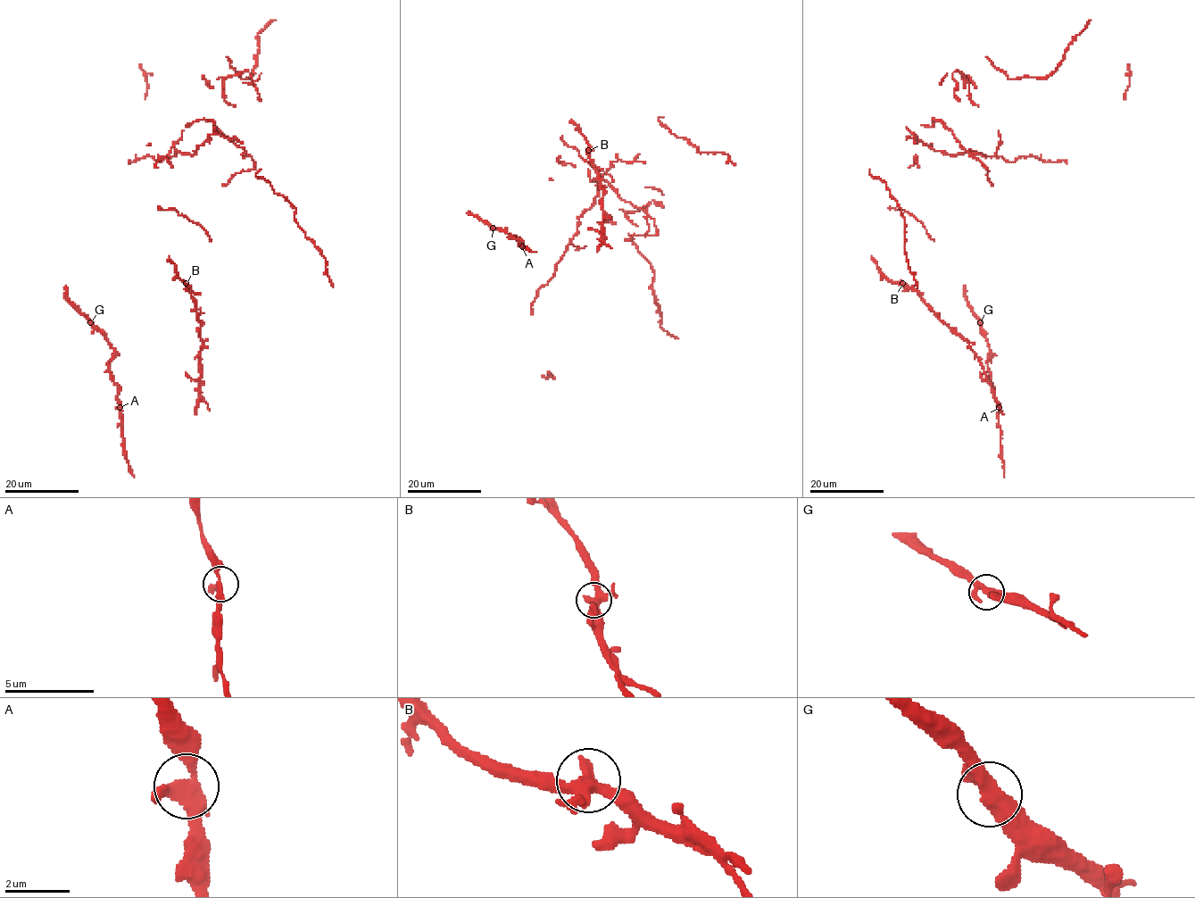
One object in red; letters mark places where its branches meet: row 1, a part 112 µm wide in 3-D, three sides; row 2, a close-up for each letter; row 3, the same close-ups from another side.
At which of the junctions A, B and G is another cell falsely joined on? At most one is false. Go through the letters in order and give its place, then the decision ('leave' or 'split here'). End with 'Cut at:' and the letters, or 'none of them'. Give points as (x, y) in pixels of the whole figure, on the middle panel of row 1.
A: at (522, 246); leave
B: at (588, 150); leave
G: at (493, 228); leave
Cut at: none of them

